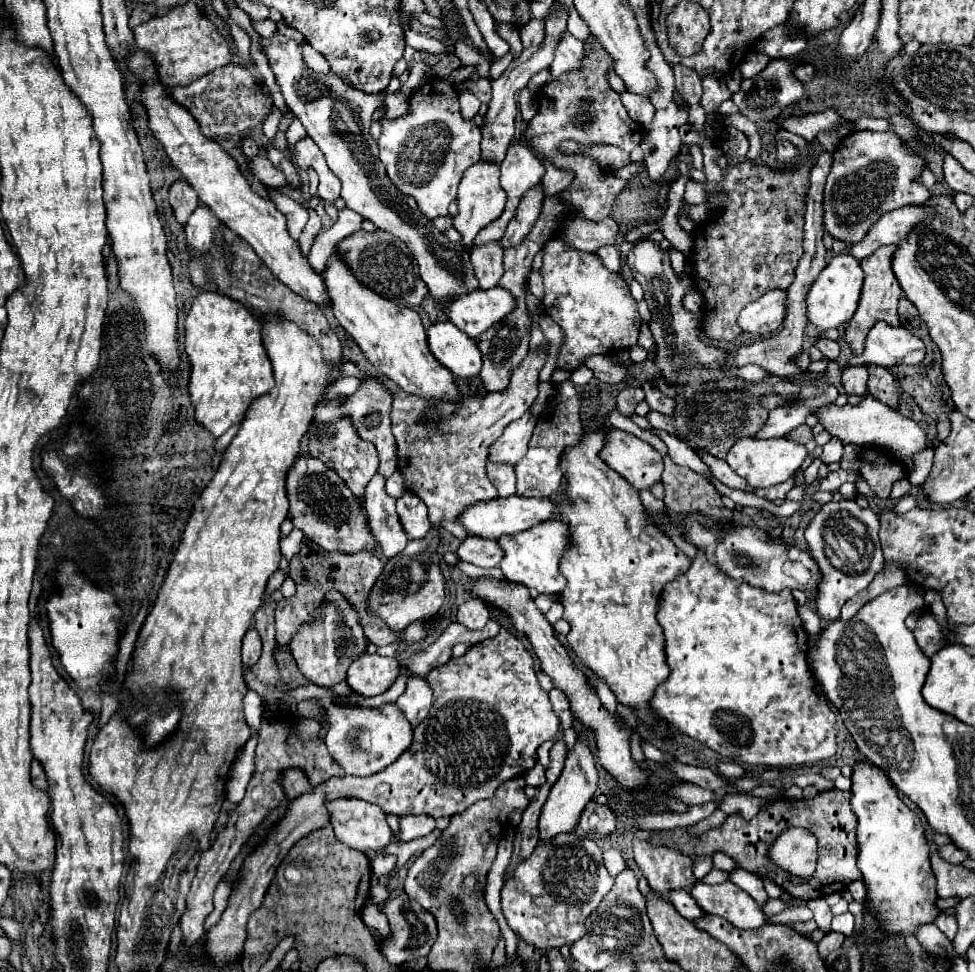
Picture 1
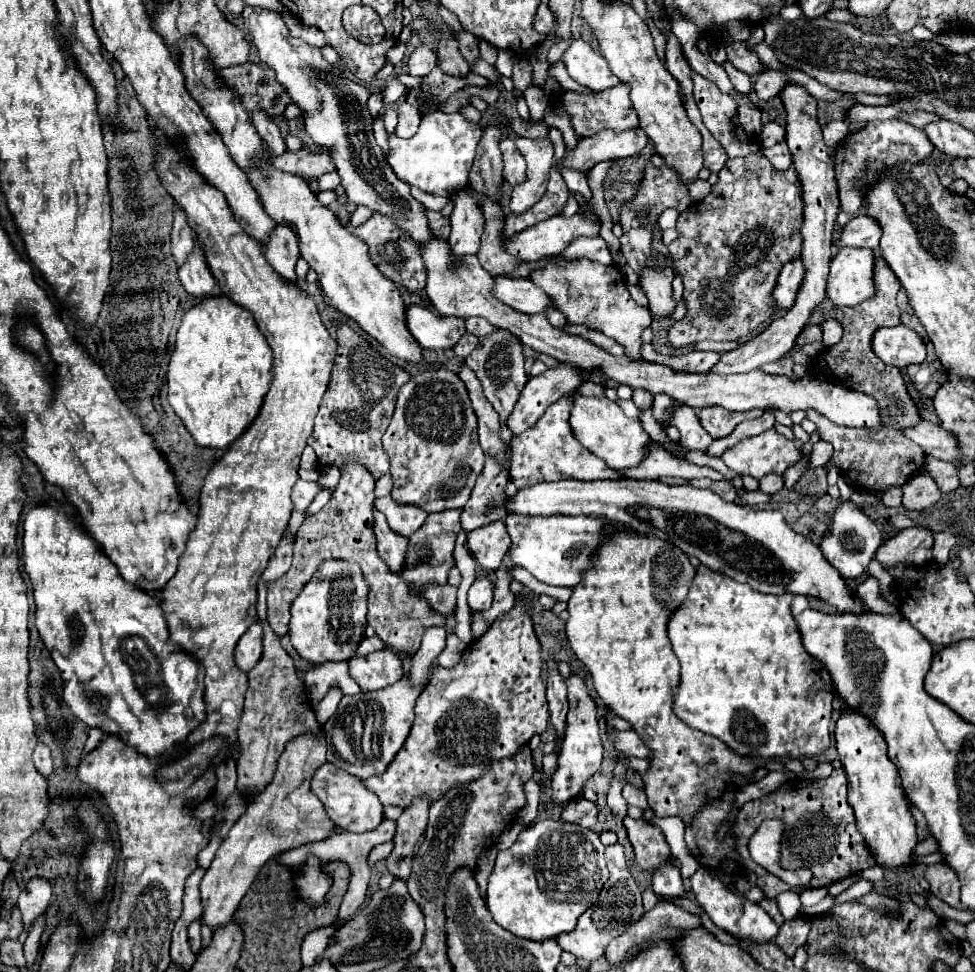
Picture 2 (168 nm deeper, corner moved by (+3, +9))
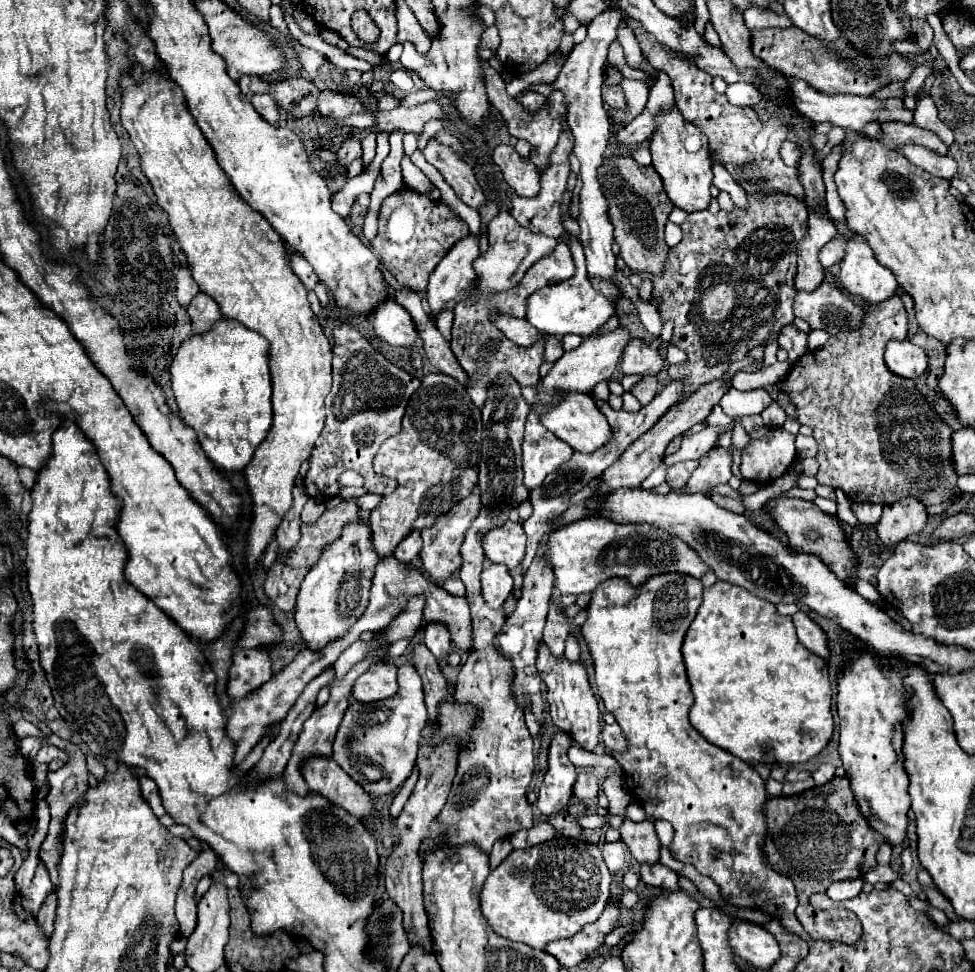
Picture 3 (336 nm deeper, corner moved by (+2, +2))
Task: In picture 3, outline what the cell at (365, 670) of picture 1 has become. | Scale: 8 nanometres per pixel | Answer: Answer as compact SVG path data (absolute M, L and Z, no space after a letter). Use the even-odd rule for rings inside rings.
M390 662L374 664L372 668L368 668L368 672L364 672L356 680L356 684L352 688L352 696L364 704L394 696L396 688L398 688L396 672L398 672L398 668Z

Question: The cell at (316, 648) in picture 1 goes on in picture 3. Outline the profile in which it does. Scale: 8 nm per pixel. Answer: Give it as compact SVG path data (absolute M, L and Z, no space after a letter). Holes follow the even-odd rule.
M352 522L344 528L342 536L332 542L320 556L318 564L306 574L296 602L294 620L308 648L324 648L332 640L340 640L348 628L364 614L370 596L370 584L378 556L372 546L368 522Z

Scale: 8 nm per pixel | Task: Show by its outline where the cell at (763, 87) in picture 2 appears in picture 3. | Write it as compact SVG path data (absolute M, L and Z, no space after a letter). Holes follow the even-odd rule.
M748 82L728 84L726 96L728 96L728 102L732 102L736 106L752 106L754 108L762 102L760 90L754 84L748 84Z

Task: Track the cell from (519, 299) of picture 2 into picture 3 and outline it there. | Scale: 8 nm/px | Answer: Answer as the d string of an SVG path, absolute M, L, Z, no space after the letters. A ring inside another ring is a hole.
M564 232L564 236L568 238L566 244L570 246L570 252L574 256L576 274L560 284L554 284L552 288L540 288L540 292L534 292L532 296L528 296L526 320L546 334L564 336L570 332L570 334L578 334L584 338L584 336L590 336L596 328L600 328L616 310L614 310L614 304L610 300L606 300L600 292L596 292L590 286L588 274L586 274L584 252L582 252L582 244L578 242L578 238L572 232Z

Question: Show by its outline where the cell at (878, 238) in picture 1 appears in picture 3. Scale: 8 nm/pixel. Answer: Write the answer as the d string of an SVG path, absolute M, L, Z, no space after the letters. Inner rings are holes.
M832 238L820 252L820 264L824 268L830 268L832 264L838 264L844 258L848 238Z

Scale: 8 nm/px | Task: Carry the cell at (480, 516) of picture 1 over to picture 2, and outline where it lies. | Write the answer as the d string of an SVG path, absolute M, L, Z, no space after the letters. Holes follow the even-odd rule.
M563 479L555 483L533 485L531 489L519 489L515 497L509 499L509 513L521 515L587 515L587 517L605 517L611 523L625 525L635 529L639 535L653 535L665 539L679 547L683 553L697 557L711 571L733 577L739 583L751 585L755 591L765 595L805 595L817 597L825 605L837 609L839 613L867 613L865 601L859 599L857 593L849 589L841 573L823 557L821 549L809 541L807 537L795 533L779 511L755 511L741 503L725 503L717 493L709 489L697 489L691 485L671 487L661 481L637 481L637 479L597 479L597 481L581 481L581 479ZM653 511L665 511L665 525L653 523Z

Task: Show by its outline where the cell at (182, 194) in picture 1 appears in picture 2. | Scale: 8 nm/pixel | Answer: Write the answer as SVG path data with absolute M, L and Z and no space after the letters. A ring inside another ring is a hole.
M177 207L173 231L171 231L171 253L173 253L177 267L181 267L189 259L193 249L195 249L195 235L193 235L191 227L187 225L187 217L183 215L183 209Z

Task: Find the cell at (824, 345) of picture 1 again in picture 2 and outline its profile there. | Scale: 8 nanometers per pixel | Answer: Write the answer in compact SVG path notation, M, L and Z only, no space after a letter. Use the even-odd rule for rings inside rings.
M805 325L805 327L803 327L803 331L799 333L799 337L797 337L795 345L803 347L803 345L813 343L813 341L821 341L821 329L819 329L817 325Z

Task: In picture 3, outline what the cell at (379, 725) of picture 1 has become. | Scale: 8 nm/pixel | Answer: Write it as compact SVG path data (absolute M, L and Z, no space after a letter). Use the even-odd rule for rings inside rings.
M404 664L398 668L398 692L386 700L376 704L360 704L352 702L346 712L344 720L334 738L334 754L336 764L344 772L350 774L358 784L364 786L366 792L380 796L400 788L400 784L412 774L416 764L420 732L424 730L428 720L422 682L416 674L412 664ZM350 734L356 734L356 740L350 744Z

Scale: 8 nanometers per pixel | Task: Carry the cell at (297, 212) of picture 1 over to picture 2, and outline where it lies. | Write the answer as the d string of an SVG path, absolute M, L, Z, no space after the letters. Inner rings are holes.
M277 225L269 233L269 245L265 247L265 257L271 263L271 267L275 267L277 273L281 273L287 279L297 279L295 263L299 259L299 247L291 227Z

